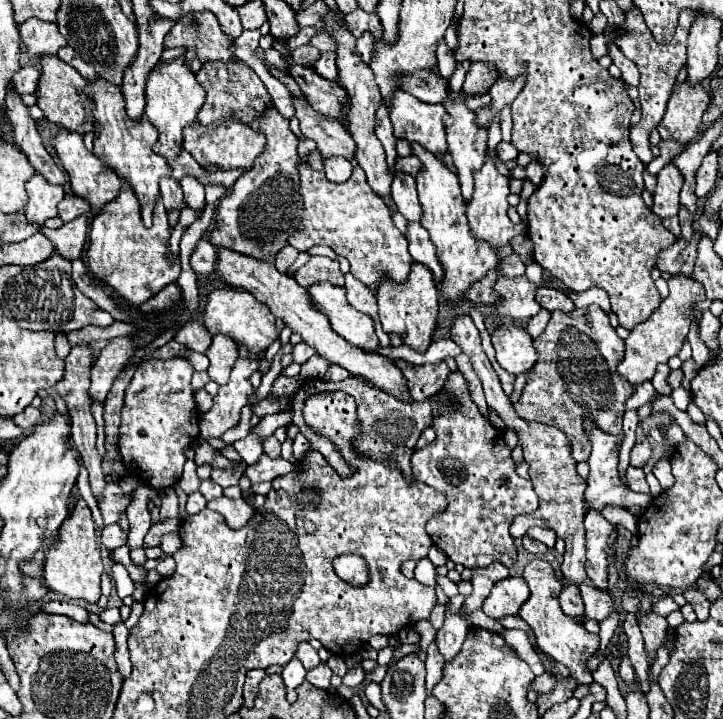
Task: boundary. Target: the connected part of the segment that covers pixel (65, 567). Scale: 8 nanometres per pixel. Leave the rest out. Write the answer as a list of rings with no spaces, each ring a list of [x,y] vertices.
[[[80,498],[70,512],[68,520],[60,526],[60,540],[56,542],[56,548],[50,548],[46,552],[44,560],[44,582],[52,592],[64,594],[72,600],[86,600],[86,602],[98,602],[102,596],[100,592],[100,574],[104,572],[102,556],[100,556],[100,540],[94,532],[94,520],[88,504]]]

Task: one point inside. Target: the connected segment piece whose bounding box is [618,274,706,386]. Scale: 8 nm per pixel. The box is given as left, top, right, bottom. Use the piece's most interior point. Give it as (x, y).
(659, 338)

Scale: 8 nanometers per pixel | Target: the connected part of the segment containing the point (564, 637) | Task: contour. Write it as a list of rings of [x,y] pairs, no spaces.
[[[536,558],[532,560],[522,578],[526,580],[526,584],[530,586],[530,598],[528,602],[520,608],[518,616],[530,624],[530,628],[534,630],[536,634],[536,640],[538,640],[538,646],[544,654],[548,654],[552,660],[564,664],[570,674],[578,680],[578,684],[592,684],[592,670],[588,668],[588,658],[592,658],[596,652],[598,652],[598,634],[590,634],[582,624],[578,624],[576,620],[568,618],[562,608],[560,608],[560,602],[558,602],[558,596],[560,596],[560,580],[554,576],[554,570],[550,568],[548,562]]]

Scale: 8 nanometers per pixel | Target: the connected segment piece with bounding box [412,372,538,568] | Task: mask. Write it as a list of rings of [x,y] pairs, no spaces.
[[[452,372],[444,388],[460,404],[456,410],[440,412],[434,418],[436,440],[412,454],[412,476],[442,492],[450,502],[442,516],[434,516],[426,524],[426,532],[434,546],[444,550],[454,564],[486,568],[498,560],[510,568],[518,556],[508,528],[518,514],[530,514],[538,508],[538,496],[532,482],[516,474],[516,464],[510,456],[512,450],[504,442],[502,432],[472,402],[462,372]]]

